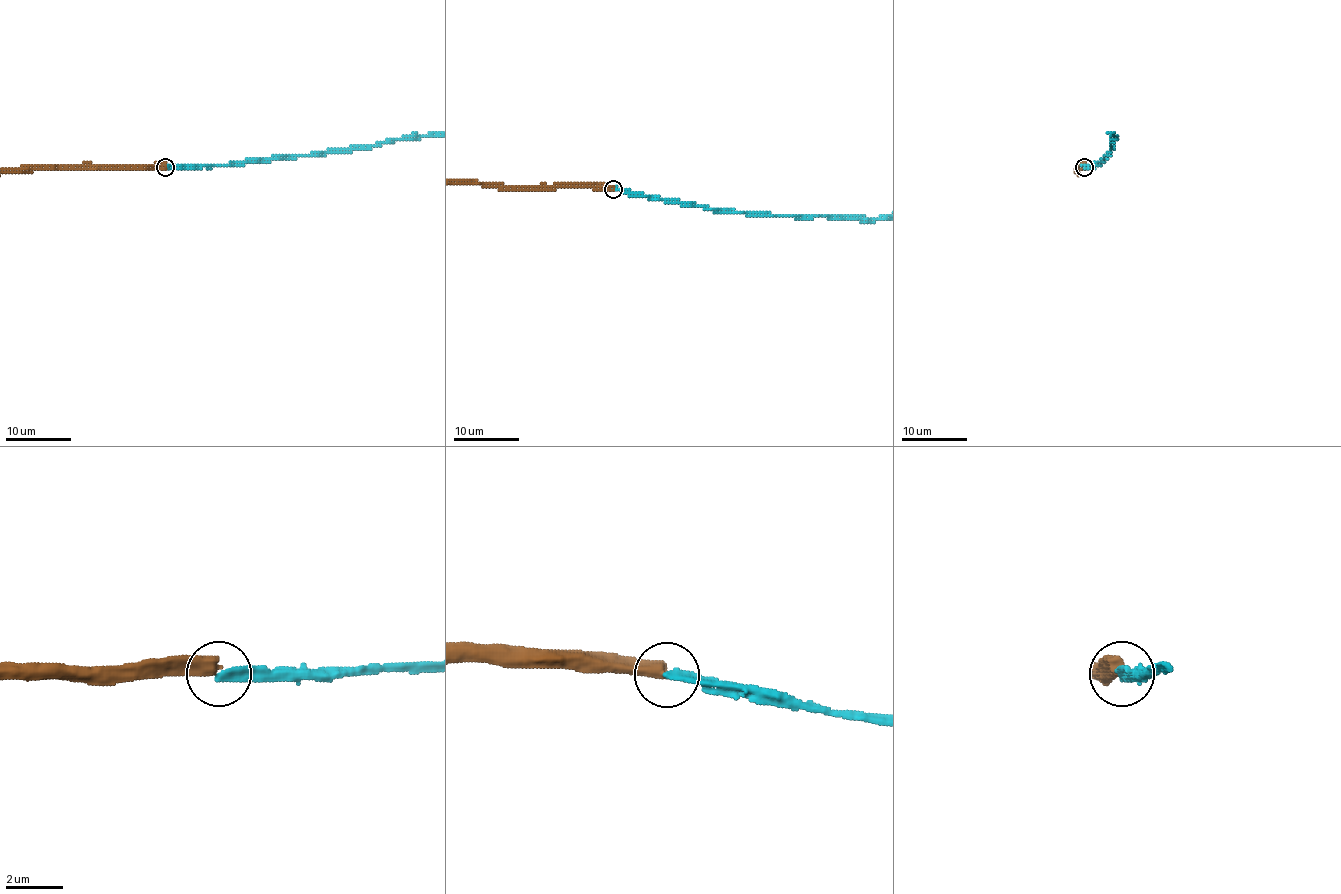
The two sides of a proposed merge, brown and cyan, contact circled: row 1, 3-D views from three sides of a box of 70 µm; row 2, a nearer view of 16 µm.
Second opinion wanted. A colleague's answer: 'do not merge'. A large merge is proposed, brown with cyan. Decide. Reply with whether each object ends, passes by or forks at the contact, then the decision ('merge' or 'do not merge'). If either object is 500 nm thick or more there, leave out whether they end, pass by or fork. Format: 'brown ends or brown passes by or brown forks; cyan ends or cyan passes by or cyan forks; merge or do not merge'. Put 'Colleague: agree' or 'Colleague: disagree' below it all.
do not merge
Colleague: agree

